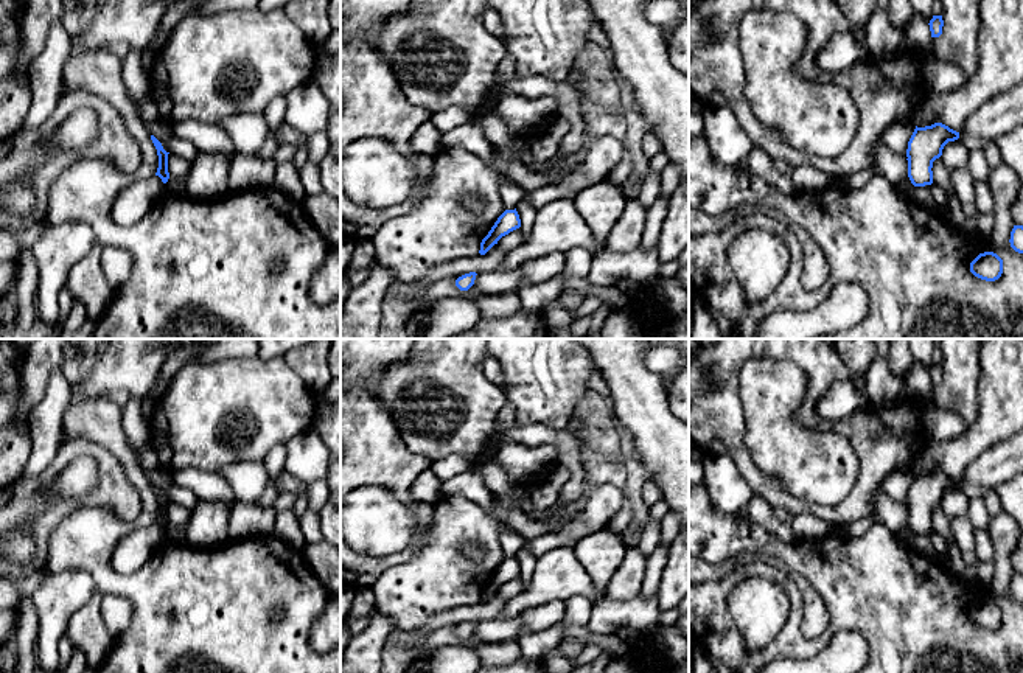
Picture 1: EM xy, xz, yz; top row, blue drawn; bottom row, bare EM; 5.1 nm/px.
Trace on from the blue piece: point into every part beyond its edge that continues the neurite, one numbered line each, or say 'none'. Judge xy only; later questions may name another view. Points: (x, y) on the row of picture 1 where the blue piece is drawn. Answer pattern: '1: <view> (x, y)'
none

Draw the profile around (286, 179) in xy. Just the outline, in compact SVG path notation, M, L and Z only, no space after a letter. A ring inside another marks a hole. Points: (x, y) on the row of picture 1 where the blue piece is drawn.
M292 160L277 165L274 188L289 194L297 201L305 197L305 188L300 182L299 169Z

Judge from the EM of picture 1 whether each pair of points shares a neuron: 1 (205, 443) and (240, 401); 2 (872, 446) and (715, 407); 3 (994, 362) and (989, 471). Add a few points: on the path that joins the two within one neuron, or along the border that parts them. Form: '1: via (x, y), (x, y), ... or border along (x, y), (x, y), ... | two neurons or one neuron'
1: via (205, 432), (229, 409) | one neuron
2: via (854, 501), (843, 512), (793, 505), (743, 462) | one neuron
3: border along (1006, 439), (983, 449), (963, 470) | two neurons

